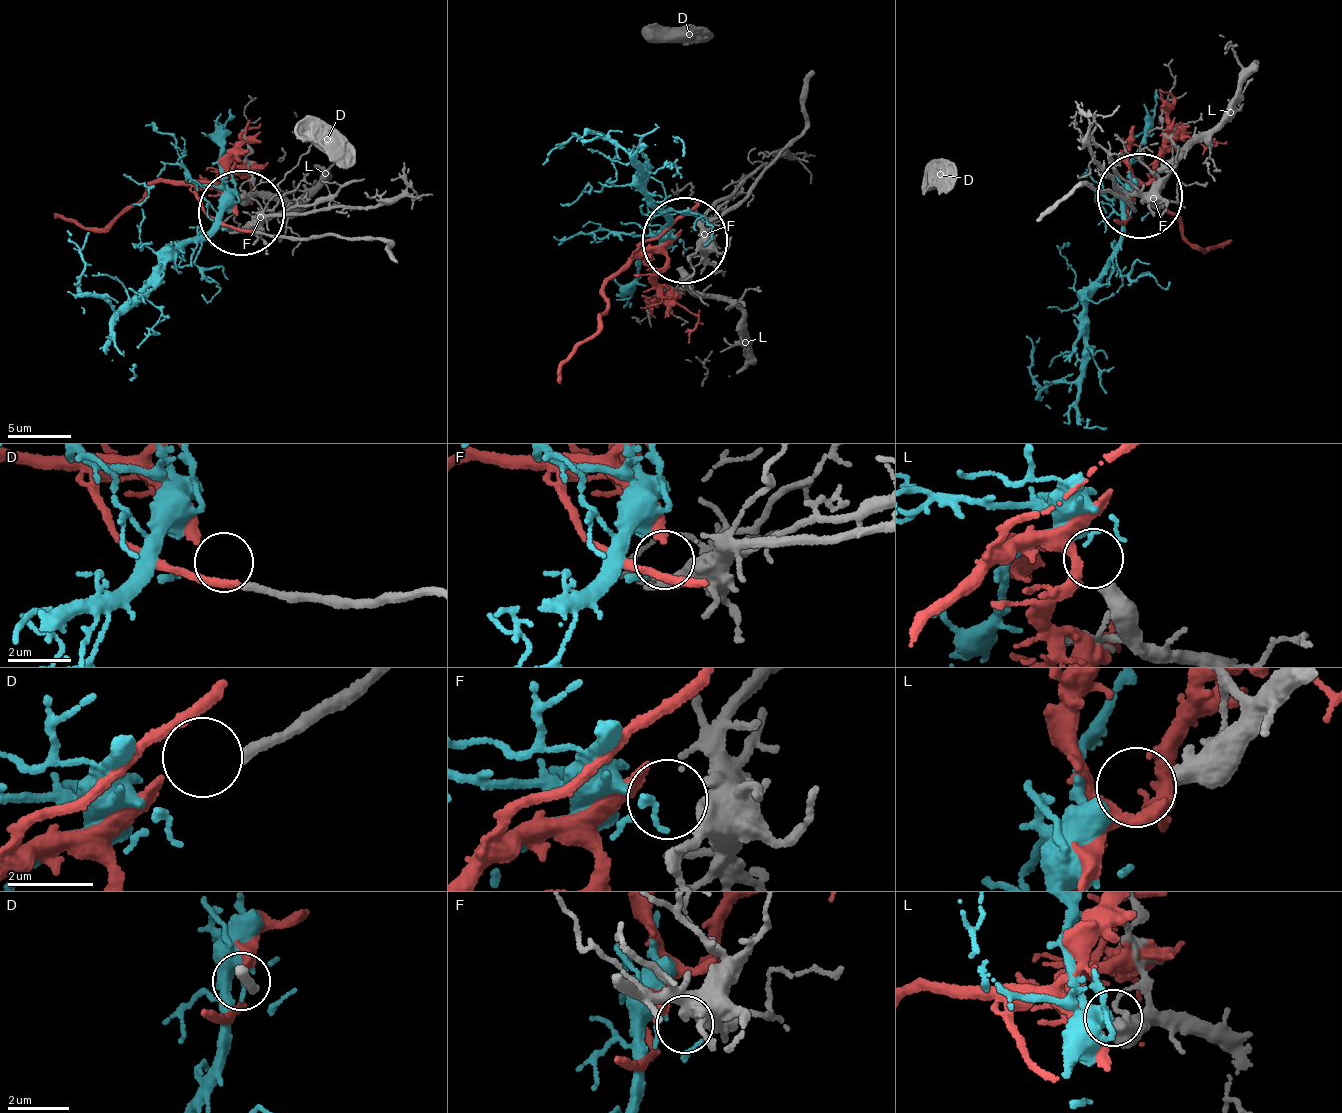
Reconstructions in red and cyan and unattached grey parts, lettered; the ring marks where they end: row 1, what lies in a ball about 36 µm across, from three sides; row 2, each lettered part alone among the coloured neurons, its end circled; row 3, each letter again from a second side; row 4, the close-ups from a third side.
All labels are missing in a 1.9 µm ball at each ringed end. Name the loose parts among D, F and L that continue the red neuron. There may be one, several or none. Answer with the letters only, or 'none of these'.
F

